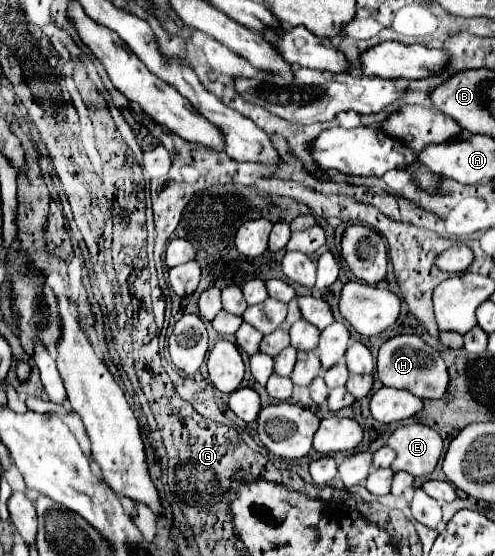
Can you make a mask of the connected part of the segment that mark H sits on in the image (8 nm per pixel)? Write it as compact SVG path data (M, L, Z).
M397 334L381 344L377 354L377 376L383 382L383 386L405 388L419 398L441 398L449 382L447 366L439 352L431 348L423 338L407 334Z

